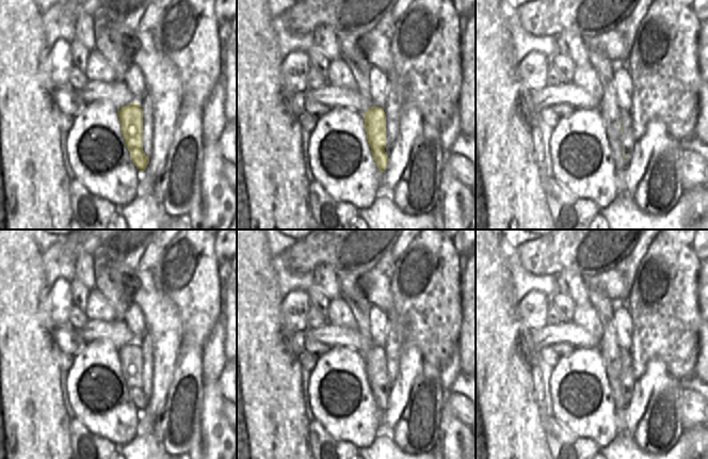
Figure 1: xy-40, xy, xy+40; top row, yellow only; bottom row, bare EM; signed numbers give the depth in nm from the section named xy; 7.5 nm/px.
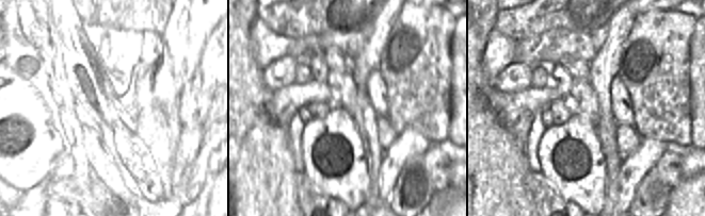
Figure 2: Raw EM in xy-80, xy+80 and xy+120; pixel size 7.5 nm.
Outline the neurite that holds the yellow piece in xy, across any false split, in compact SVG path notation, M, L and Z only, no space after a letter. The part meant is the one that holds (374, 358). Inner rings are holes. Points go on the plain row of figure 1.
M372 346L364 354L367 379L373 394L373 398L383 412L390 397L390 383L386 374L386 353L381 346Z

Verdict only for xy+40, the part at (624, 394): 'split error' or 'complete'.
split error

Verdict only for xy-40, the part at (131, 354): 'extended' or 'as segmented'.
as segmented

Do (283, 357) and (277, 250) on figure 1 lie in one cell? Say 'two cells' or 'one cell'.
two cells

